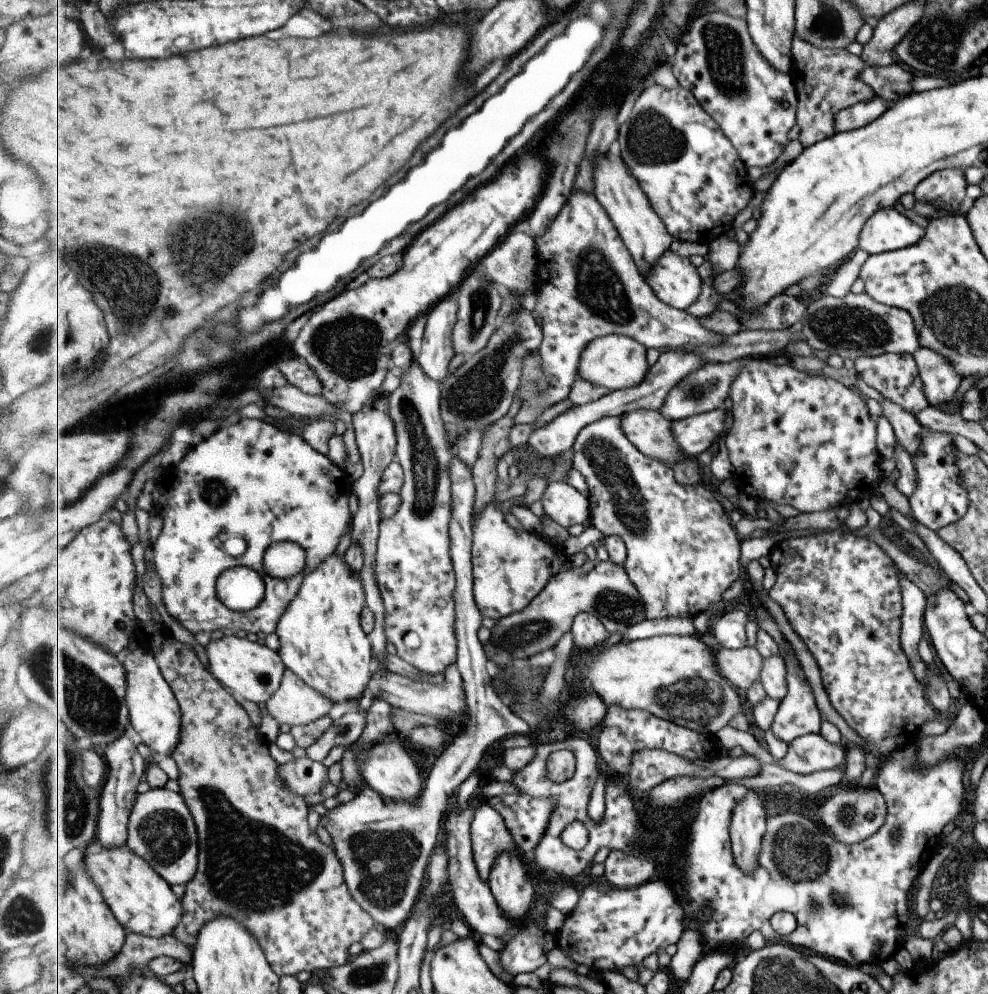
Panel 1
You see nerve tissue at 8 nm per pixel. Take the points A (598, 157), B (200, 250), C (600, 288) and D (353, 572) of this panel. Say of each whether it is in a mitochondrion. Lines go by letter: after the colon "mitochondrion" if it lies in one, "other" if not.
A: other
B: mitochondrion
C: mitochondrion
D: other

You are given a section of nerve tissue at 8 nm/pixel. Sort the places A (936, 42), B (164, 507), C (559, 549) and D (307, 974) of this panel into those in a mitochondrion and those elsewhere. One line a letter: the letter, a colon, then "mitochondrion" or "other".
A: mitochondrion
B: other
C: other
D: other

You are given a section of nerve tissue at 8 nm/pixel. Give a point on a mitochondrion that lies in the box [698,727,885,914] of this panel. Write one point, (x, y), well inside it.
(799, 854)

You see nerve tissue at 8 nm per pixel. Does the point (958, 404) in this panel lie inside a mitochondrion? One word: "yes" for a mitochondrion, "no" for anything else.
no

